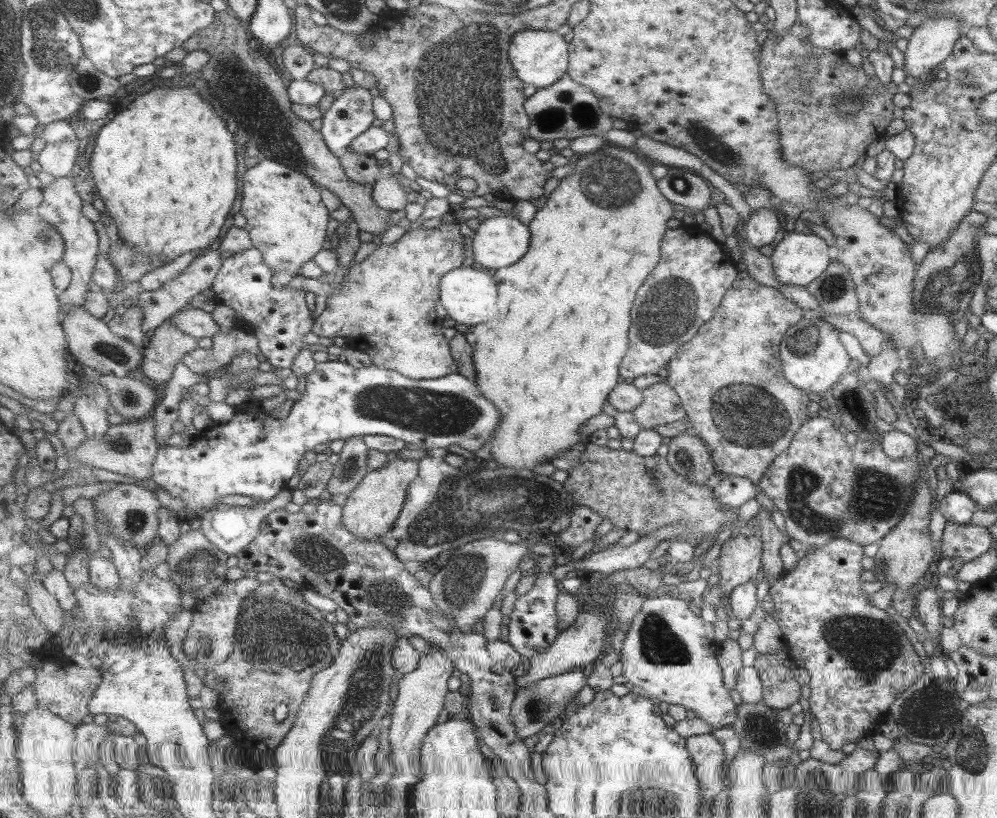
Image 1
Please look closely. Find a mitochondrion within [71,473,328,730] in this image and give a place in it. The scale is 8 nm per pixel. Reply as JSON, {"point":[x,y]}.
{"point":[200,567]}

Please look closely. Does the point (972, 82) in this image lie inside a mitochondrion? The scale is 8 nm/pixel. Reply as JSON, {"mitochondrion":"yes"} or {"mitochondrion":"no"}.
{"mitochondrion":"yes"}

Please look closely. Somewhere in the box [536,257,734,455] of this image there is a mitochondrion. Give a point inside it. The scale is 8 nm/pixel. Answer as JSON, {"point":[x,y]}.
{"point":[660,326]}

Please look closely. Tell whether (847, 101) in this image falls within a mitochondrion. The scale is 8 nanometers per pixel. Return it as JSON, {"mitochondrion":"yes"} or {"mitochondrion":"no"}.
{"mitochondrion":"yes"}

